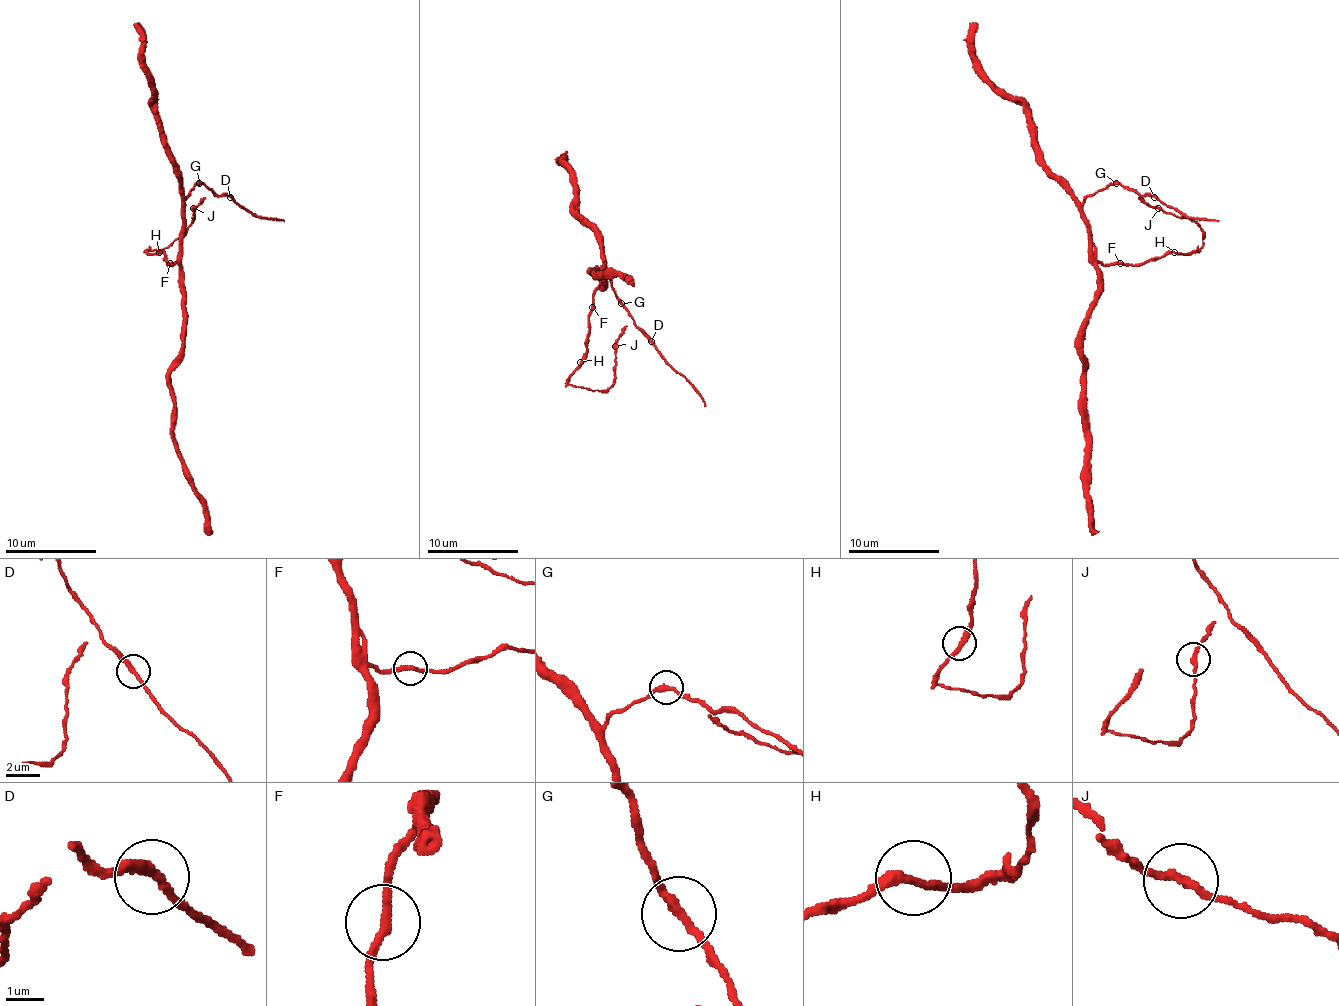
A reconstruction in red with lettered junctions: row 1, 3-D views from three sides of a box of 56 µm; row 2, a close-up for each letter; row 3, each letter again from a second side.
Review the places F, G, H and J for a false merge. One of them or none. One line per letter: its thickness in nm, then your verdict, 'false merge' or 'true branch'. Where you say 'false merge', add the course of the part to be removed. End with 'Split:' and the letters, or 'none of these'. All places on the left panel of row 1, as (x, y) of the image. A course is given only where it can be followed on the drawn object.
F: calibre 240 nm; true branch
G: calibre 240 nm; true branch
H: calibre 280 nm; true branch
J: calibre 220 nm; true branch
Split: none of these

